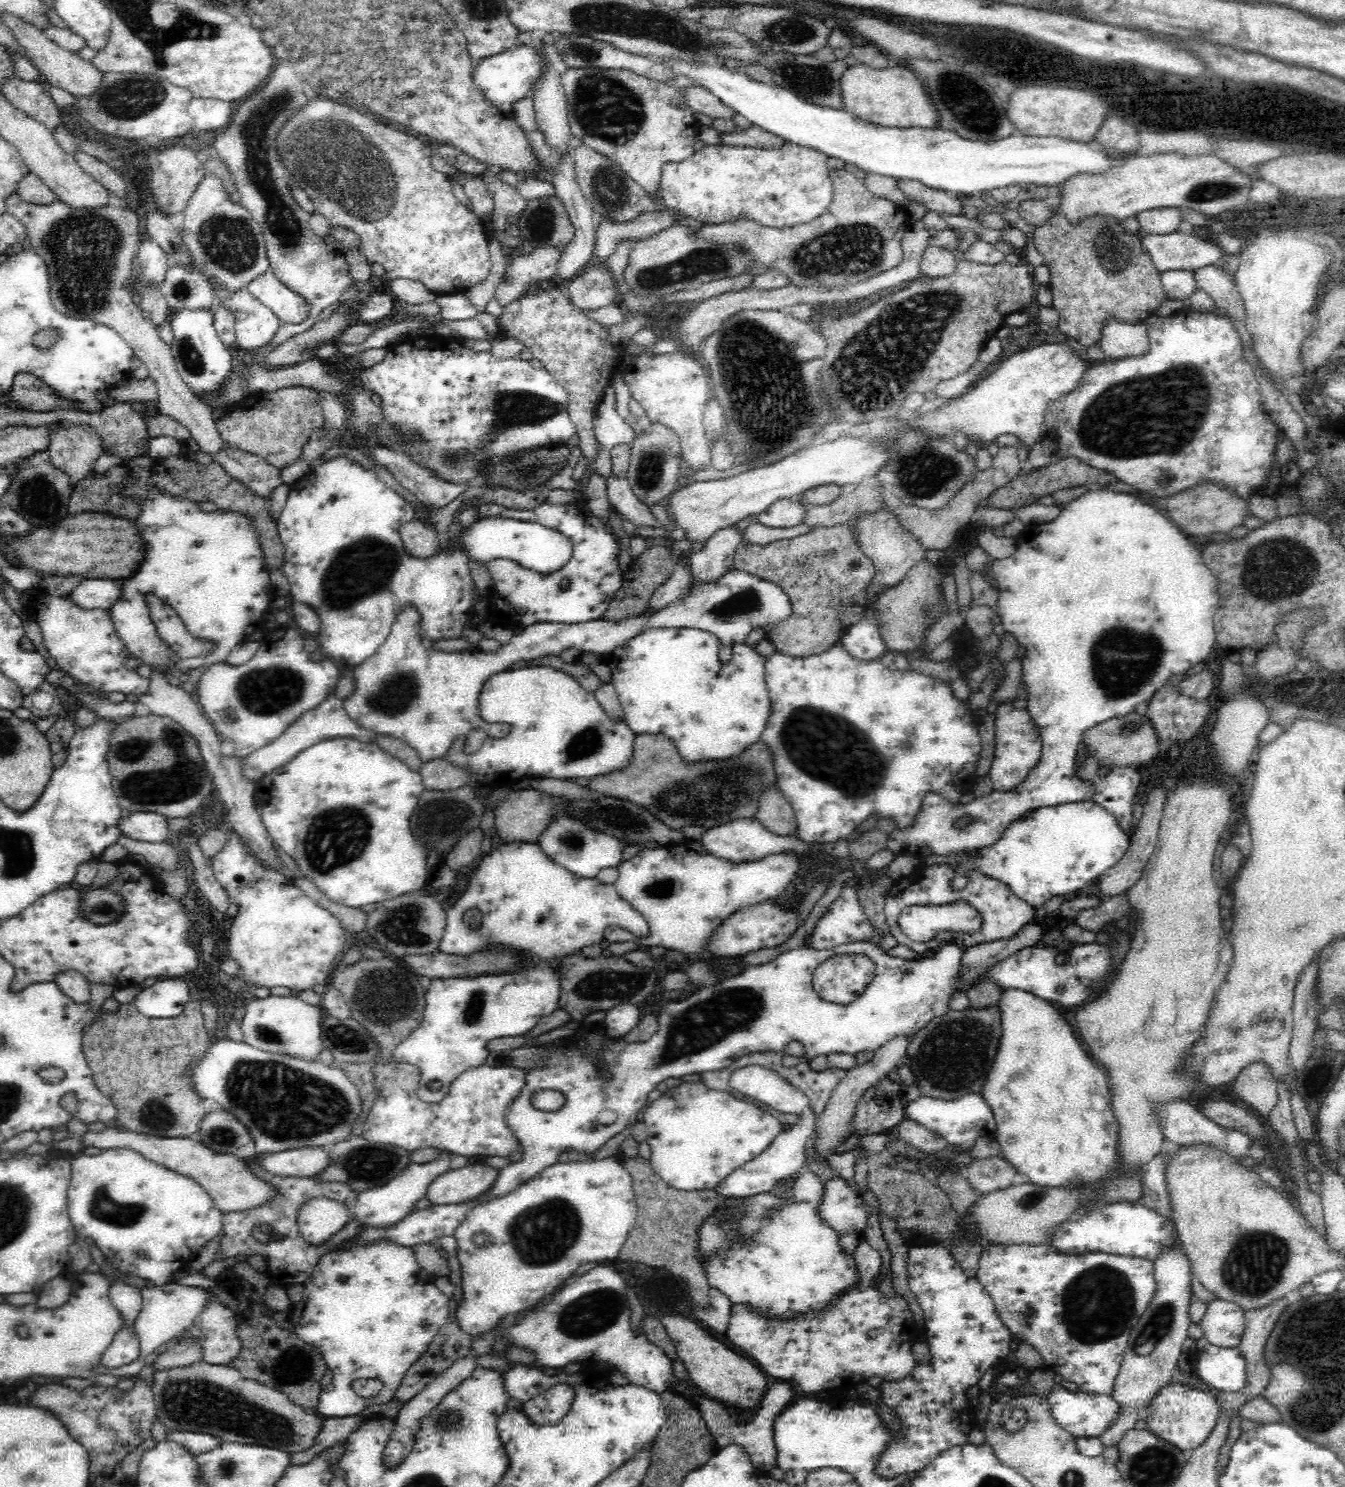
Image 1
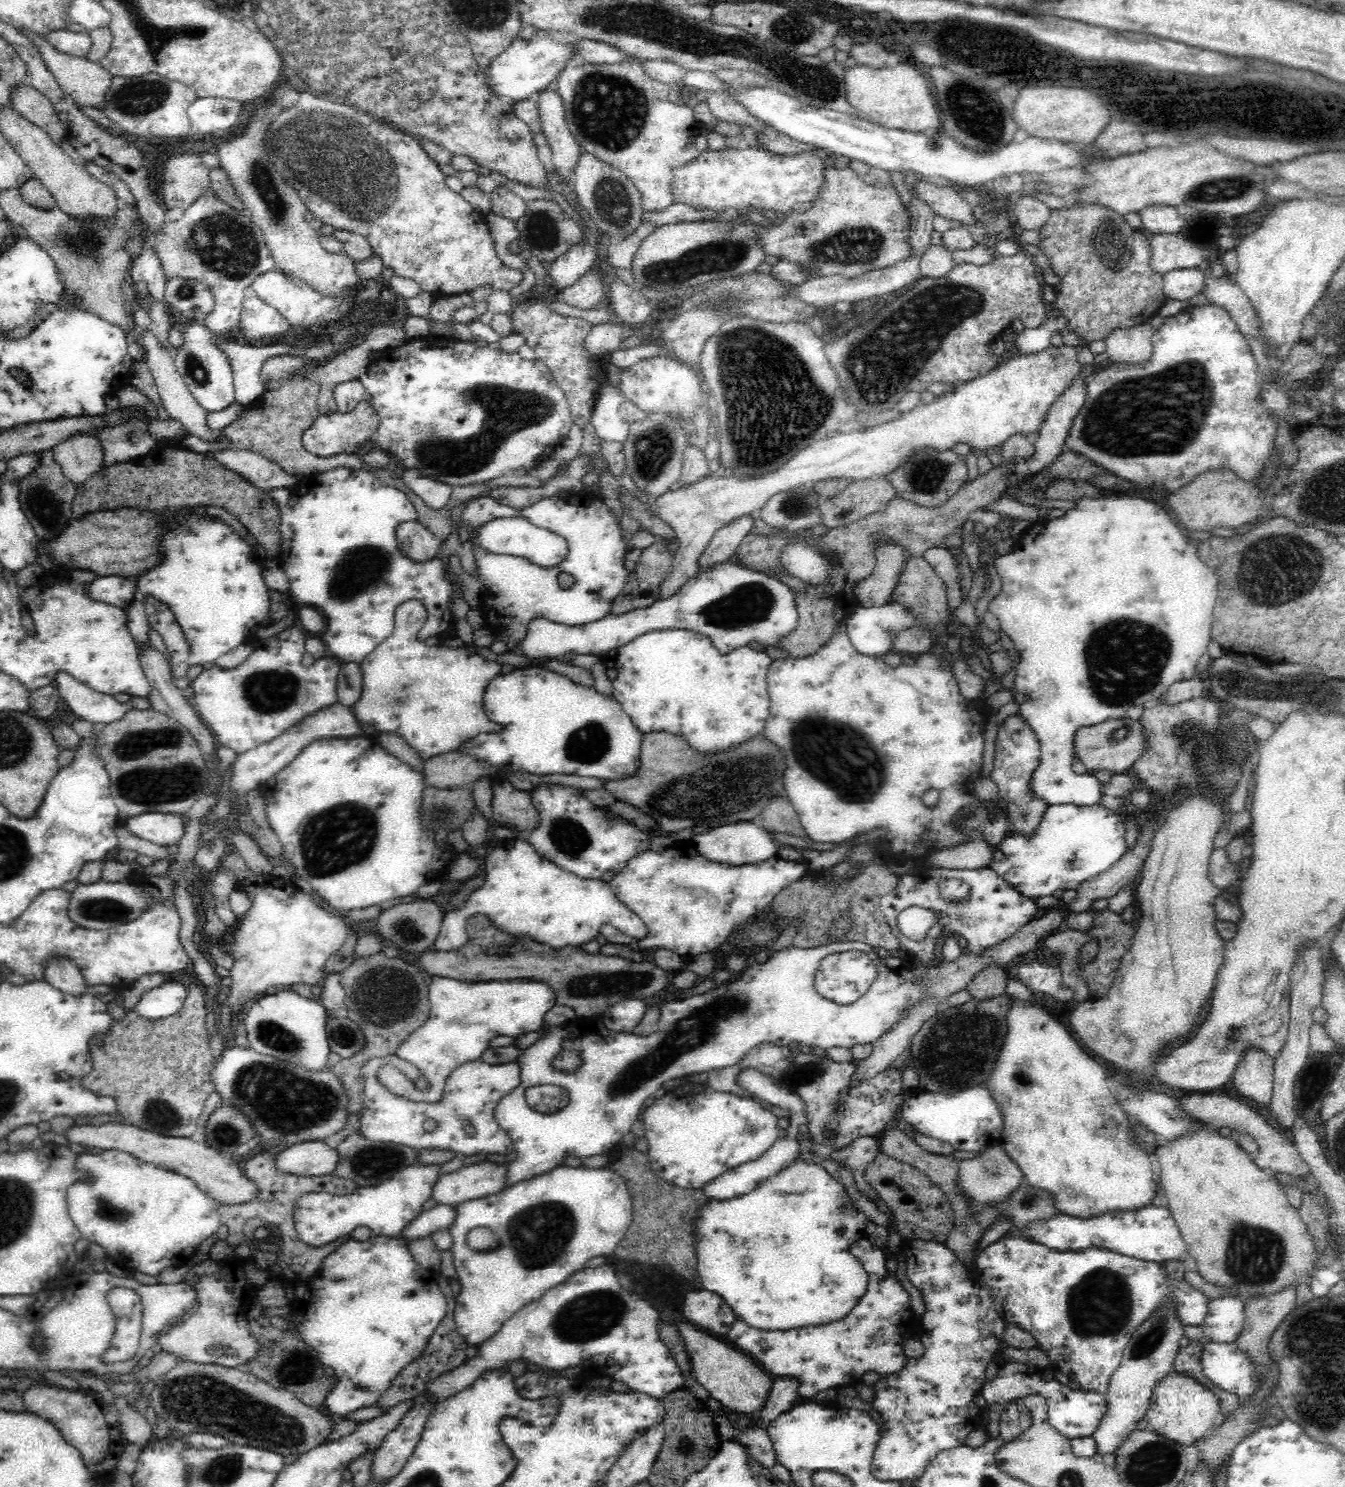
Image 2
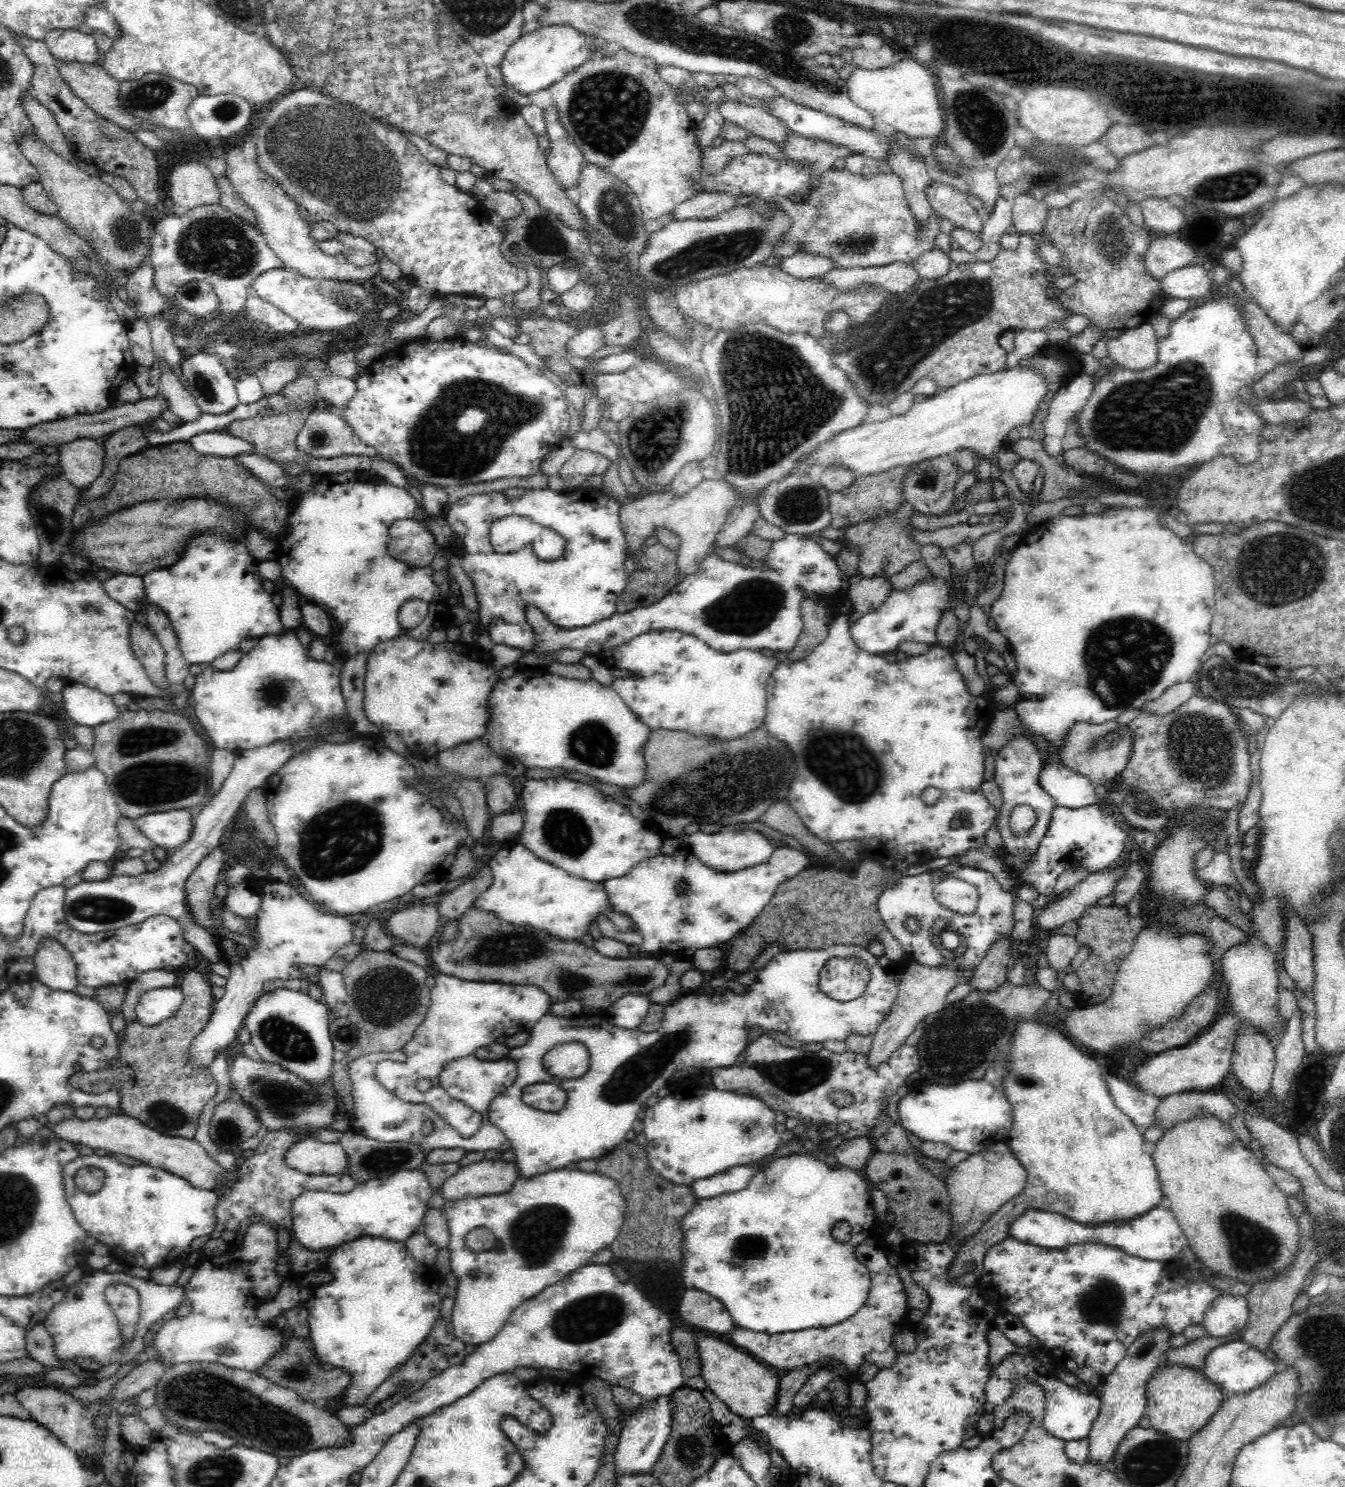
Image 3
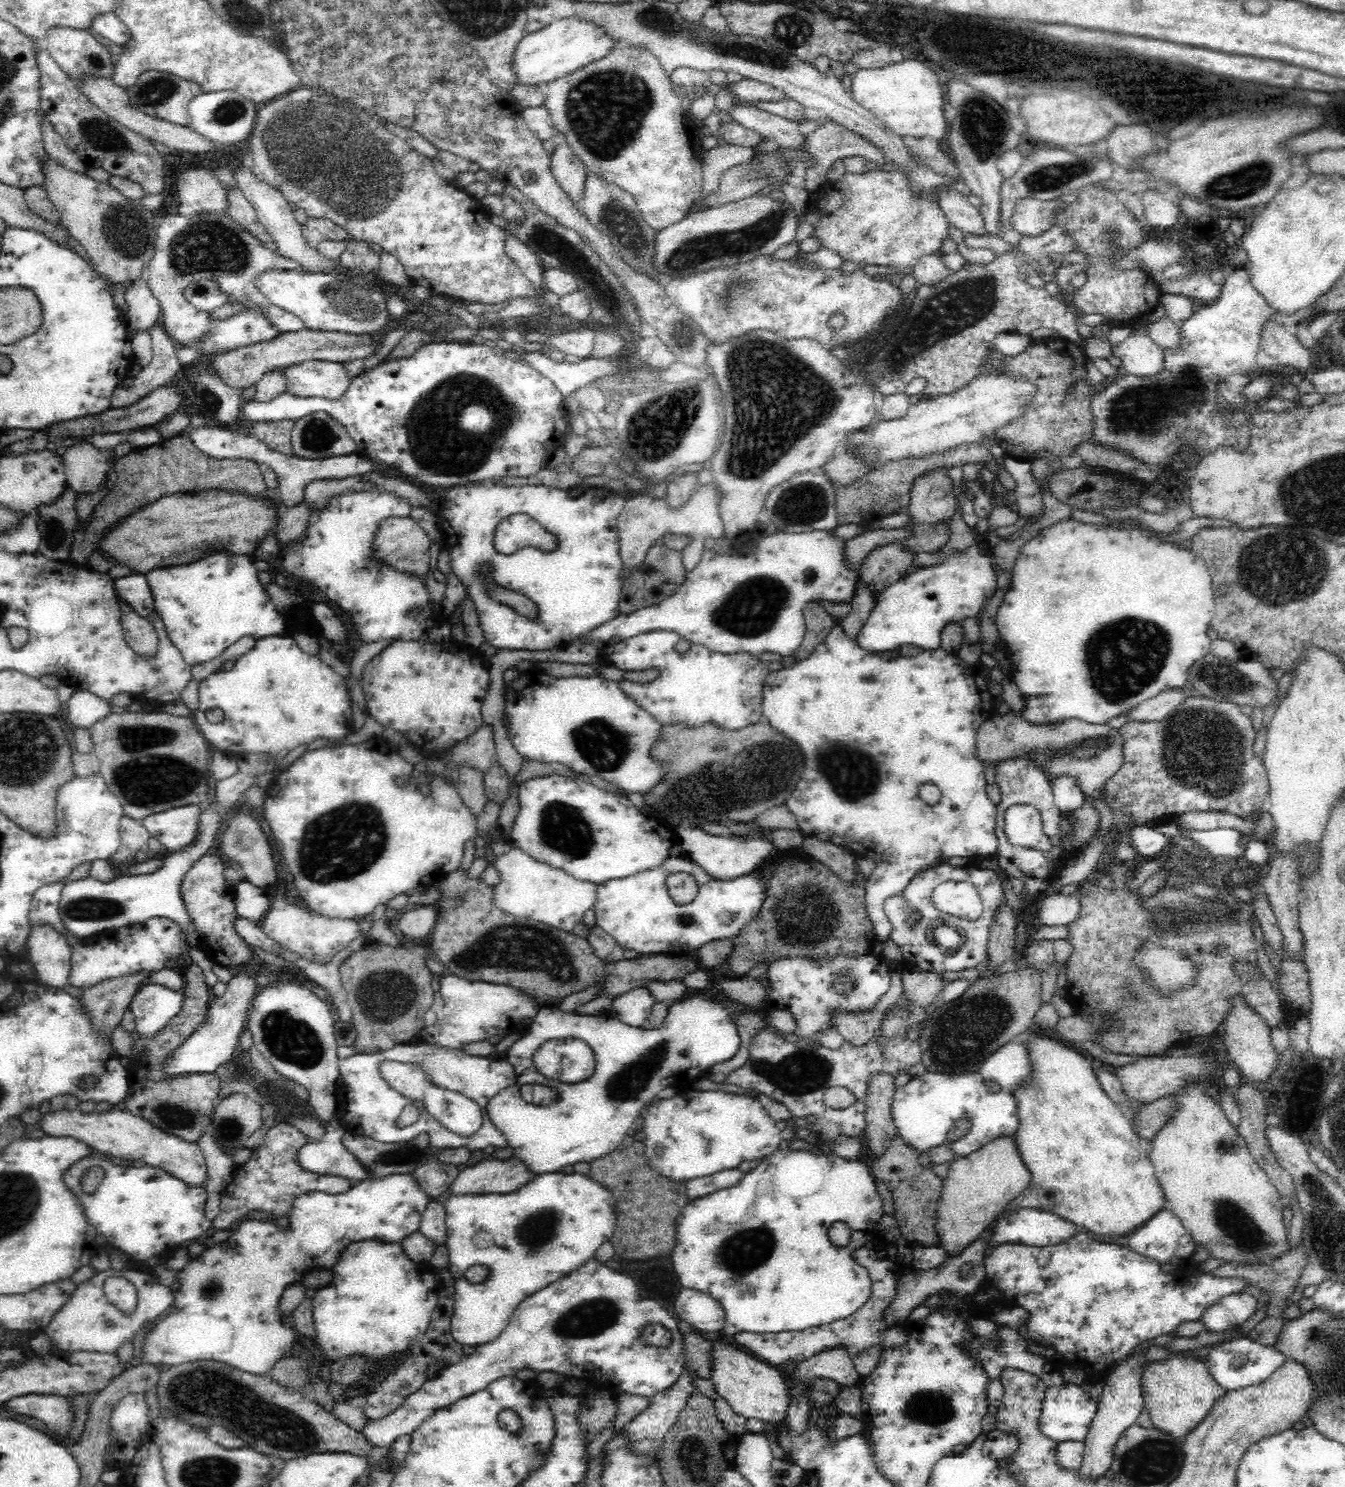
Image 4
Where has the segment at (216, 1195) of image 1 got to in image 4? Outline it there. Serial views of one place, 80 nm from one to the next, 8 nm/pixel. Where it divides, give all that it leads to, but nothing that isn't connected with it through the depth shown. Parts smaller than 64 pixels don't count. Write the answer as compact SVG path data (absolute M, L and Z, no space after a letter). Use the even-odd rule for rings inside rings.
M78 1109L73 1111L53 1111L46 1113L38 1122L44 1134L68 1136L79 1139L91 1149L104 1154L126 1158L126 1160L142 1160L144 1164L158 1167L169 1172L172 1176L187 1182L190 1186L206 1186L208 1169L204 1160L204 1153L197 1142L188 1142L176 1135L166 1134L157 1126L152 1126L147 1119L130 1113L130 1111L113 1109L105 1113L82 1113Z

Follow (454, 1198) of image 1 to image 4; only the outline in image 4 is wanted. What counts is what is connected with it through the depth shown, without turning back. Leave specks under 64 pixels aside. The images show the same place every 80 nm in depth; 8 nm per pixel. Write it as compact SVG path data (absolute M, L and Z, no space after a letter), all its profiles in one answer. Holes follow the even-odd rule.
M484 1158L460 1171L450 1182L448 1191L452 1195L508 1194L519 1186L526 1185L536 1174L529 1171L519 1158Z

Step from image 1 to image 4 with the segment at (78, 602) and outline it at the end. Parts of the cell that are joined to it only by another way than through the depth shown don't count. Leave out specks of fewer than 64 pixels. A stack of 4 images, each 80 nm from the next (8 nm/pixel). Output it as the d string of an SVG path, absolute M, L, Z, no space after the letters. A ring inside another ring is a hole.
M133 572L114 579L112 587L119 601L124 601L140 617L147 619L155 611L152 593L145 575Z

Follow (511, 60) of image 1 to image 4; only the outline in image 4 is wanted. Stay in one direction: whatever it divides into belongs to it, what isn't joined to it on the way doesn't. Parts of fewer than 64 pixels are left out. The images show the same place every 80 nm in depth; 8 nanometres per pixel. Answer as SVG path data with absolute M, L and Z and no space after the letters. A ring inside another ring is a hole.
M561 18L543 26L536 32L525 34L514 52L514 71L516 83L521 85L548 84L553 79L578 70L580 67L598 61L618 44L615 39L604 33L602 27L588 23L580 18Z

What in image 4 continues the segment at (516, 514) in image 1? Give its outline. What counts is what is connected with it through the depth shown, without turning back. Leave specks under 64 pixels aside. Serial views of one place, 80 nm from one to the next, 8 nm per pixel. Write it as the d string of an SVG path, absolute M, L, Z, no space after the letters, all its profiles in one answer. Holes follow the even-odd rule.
M472 484L465 487L453 487L449 488L446 495L440 498L438 503L438 522L437 526L442 530L442 542L446 542L448 552L450 552L451 568L450 572L454 572L454 576L458 577L458 580L464 584L468 596L472 598L472 602L476 605L476 611L480 621L480 626L484 630L485 640L488 641L494 648L500 650L500 648L508 648L508 650L550 650L550 649L563 649L570 645L570 642L575 641L576 638L586 636L588 632L591 632L598 625L603 625L604 622L611 621L612 618L616 618L619 613L619 600L620 593L624 586L624 571L623 562L620 556L620 543L617 530L617 518L621 513L623 506L625 505L624 498L618 494L614 496L614 492L611 489L602 487L595 487L589 489L570 488L570 492L564 492L564 489L556 490L556 488L548 488L548 486L510 486L494 485L491 488L487 487L472 487ZM513 514L528 514L528 516L534 520L537 520L549 533L556 536L558 542L558 548L554 552L540 552L536 548L523 548L518 550L516 554L503 555L495 549L493 545L493 538L495 537L495 528L500 521L504 518L508 518ZM496 587L500 589L510 589L516 593L520 593L528 598L531 602L534 602L537 607L537 618L529 619L524 615L516 612L512 607L504 605L498 600L494 600L489 596L489 592Z

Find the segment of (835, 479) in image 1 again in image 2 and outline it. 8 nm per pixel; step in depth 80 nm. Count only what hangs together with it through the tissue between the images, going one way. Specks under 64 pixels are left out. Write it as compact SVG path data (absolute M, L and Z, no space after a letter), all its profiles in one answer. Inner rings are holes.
M1048 346L1046 350L1030 355L1018 355L1012 358L1005 358L996 369L982 377L976 377L974 380L966 381L962 386L942 398L932 402L932 404L921 404L914 410L904 413L900 420L894 420L889 423L878 423L870 430L864 432L838 432L838 436L830 436L830 440L819 440L814 444L807 446L798 454L788 460L786 466L777 469L773 473L767 473L763 476L749 477L704 477L694 484L683 486L676 491L668 491L663 495L650 501L646 506L646 512L650 516L657 517L658 520L668 523L680 540L680 547L673 557L673 569L664 584L659 588L659 598L672 598L672 595L680 590L688 582L688 579L695 578L698 573L699 555L703 554L711 541L714 533L733 520L744 515L757 515L758 511L779 492L788 492L806 483L812 483L824 479L846 479L849 482L864 479L884 478L886 474L898 469L899 465L907 462L913 453L922 452L924 449L948 450L957 442L969 444L972 450L985 452L994 448L999 448L1003 442L1006 442L1014 434L1022 434L1033 440L1038 435L1041 424L1046 418L1048 410L1052 404L1057 402L1058 398L1070 386L1074 378L1082 374L1084 368L1078 361L1076 350L1072 346Z

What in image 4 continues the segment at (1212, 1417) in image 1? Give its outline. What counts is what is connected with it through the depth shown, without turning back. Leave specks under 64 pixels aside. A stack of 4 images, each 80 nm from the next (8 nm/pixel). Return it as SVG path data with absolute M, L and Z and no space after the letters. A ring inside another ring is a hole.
M1172 1358L1150 1364L1141 1377L1141 1389L1144 1408L1154 1427L1176 1438L1190 1434L1226 1393L1206 1370L1206 1364L1194 1358Z

